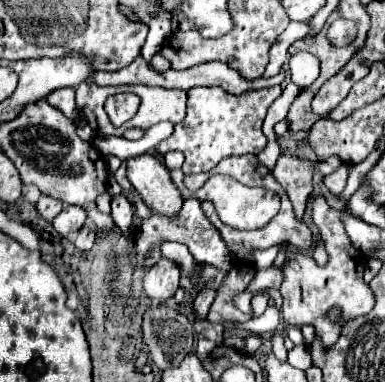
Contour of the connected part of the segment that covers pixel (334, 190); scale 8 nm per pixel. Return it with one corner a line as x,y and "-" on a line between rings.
343,164
341,168
337,168
333,174
329,174
329,176
323,176
323,184
327,186
327,190
331,192
331,194
341,194
343,192
343,188
345,188
345,184
347,184
347,176
349,176
349,168

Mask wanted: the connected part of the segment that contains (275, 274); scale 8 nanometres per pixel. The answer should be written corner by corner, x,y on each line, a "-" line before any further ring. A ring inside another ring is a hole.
253,264
255,276
247,286
247,292
261,292
265,288
279,288
281,278
283,278
283,268
281,266
269,266
269,268
257,268

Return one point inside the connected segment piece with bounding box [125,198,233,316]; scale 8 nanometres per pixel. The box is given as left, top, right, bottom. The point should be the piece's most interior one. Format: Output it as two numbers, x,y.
191,228

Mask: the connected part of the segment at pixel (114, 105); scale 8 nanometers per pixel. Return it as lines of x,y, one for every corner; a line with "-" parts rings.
120,93
110,96
105,102
105,112
115,126
131,120
140,105
140,98
133,93

